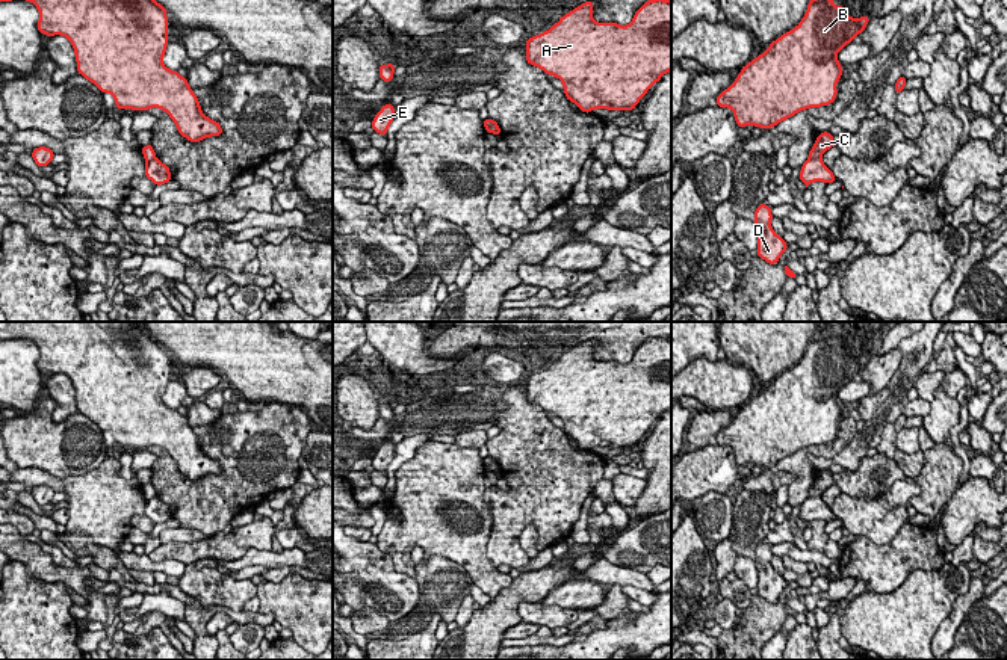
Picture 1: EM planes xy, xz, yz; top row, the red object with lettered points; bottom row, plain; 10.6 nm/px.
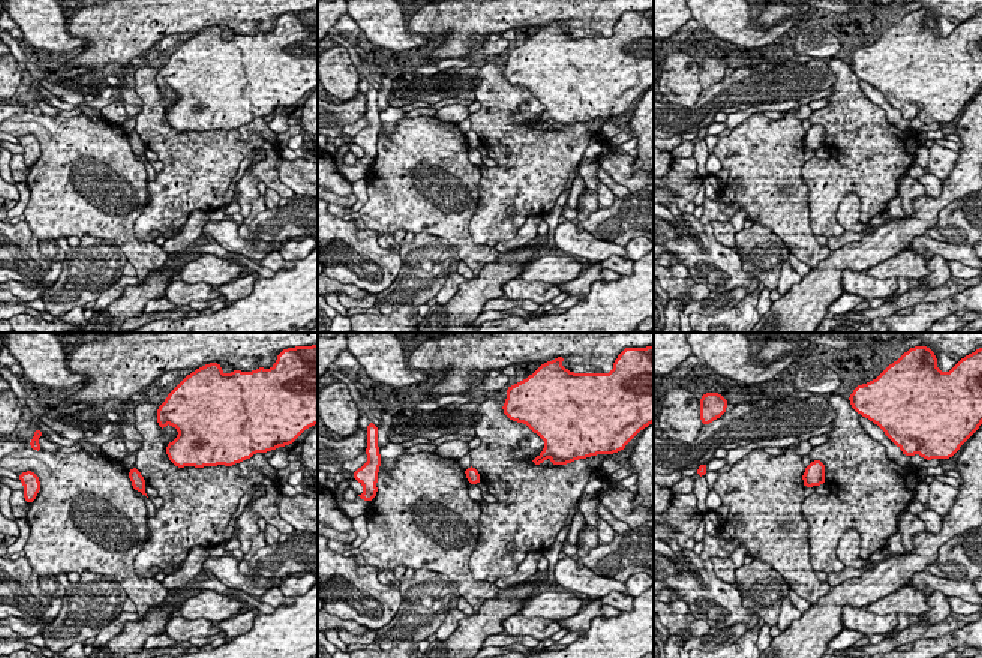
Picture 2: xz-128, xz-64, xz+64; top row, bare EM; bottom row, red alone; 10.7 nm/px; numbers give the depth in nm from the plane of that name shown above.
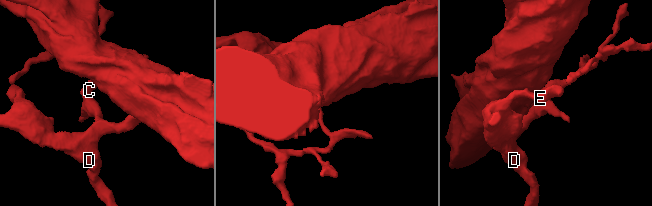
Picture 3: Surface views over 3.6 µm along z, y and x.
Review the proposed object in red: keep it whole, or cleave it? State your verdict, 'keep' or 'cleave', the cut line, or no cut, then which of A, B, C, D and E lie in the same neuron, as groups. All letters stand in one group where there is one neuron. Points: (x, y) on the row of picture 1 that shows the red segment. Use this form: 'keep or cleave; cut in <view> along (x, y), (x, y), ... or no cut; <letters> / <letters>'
cleave; cut in yz along (809, 157), (820, 159); A B D E / C

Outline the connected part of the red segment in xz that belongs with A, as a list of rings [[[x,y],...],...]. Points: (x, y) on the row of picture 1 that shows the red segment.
[[[647,0],[627,26],[593,20],[594,2],[585,2],[559,18],[547,32],[525,44],[529,65],[558,77],[569,101],[582,112],[634,110],[647,91],[671,71],[671,0]]]

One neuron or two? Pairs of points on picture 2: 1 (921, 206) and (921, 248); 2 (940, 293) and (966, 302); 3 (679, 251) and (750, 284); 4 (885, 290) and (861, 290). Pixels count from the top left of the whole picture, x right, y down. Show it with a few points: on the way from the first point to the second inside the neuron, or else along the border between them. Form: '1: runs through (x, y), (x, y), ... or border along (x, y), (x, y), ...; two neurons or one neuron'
1: border along (924, 234), (919, 234), (907, 248); two neurons
2: border along (964, 287), (942, 299), (913, 305); two neurons
3: runs through (697, 260), (705, 264), (714, 264), (732, 276); one neuron
4: runs through (879, 290), (867, 290); one neuron

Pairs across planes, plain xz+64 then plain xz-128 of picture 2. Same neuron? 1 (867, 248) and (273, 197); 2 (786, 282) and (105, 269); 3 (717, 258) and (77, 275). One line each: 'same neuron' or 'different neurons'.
1: different neurons
2: different neurons
3: different neurons

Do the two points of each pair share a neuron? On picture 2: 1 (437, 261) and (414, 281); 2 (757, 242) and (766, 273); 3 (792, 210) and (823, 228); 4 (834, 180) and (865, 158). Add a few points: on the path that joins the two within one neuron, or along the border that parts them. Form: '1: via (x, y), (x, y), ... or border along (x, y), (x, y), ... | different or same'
1: via (431, 264), (420, 275) | same
2: via (760, 249), (765, 266) | same
3: border along (807, 186), (808, 227), (814, 234) | different
4: via (841, 173), (858, 164) | same

